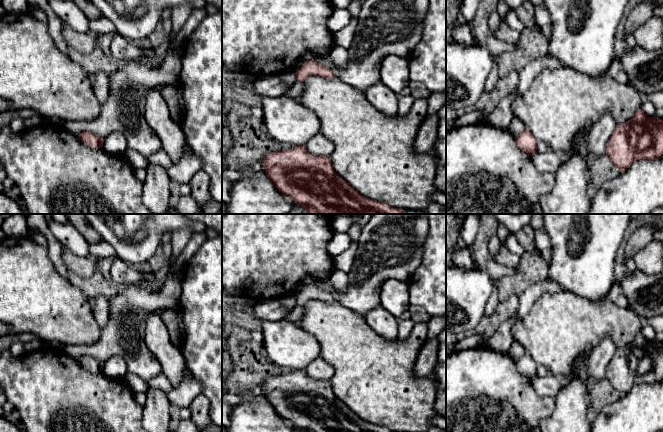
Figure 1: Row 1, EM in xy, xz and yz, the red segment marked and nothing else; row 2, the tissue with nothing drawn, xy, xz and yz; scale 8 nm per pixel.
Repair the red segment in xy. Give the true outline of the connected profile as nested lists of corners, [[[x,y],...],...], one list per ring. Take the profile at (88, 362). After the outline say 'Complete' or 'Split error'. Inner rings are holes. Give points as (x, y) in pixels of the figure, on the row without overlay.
[[[84,355],[78,359],[78,362],[91,372],[102,372],[105,362],[93,358],[89,355]]]. Complete

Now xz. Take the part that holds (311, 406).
[[[304,370],[271,376],[260,388],[278,415],[304,432],[394,432],[361,419],[333,394],[330,380],[311,379]]]. Complete

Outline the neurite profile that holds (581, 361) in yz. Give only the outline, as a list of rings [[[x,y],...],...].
[[[587,354],[583,356],[579,356],[575,361],[574,364],[576,368],[580,371],[583,367],[587,367],[587,362],[589,360],[589,356]]]

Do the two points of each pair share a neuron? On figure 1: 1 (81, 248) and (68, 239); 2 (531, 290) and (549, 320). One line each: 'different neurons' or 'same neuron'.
1: same neuron
2: different neurons

